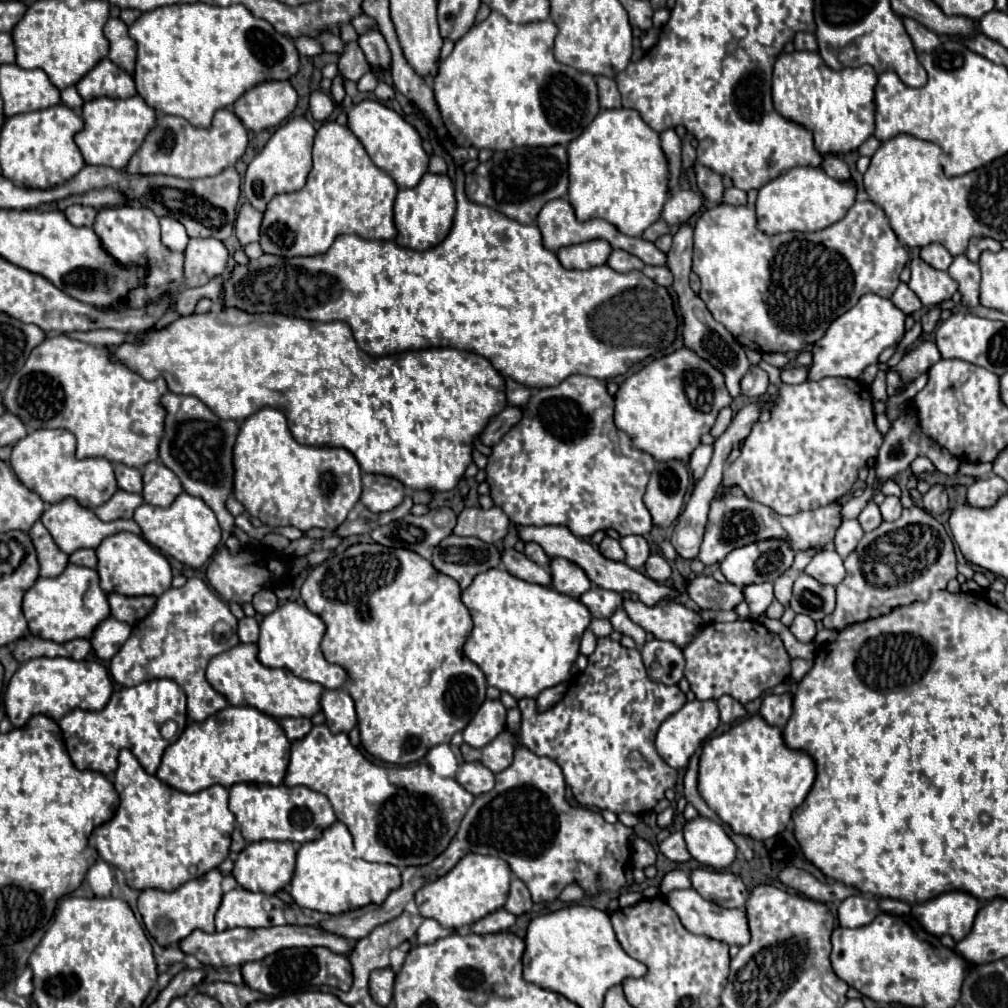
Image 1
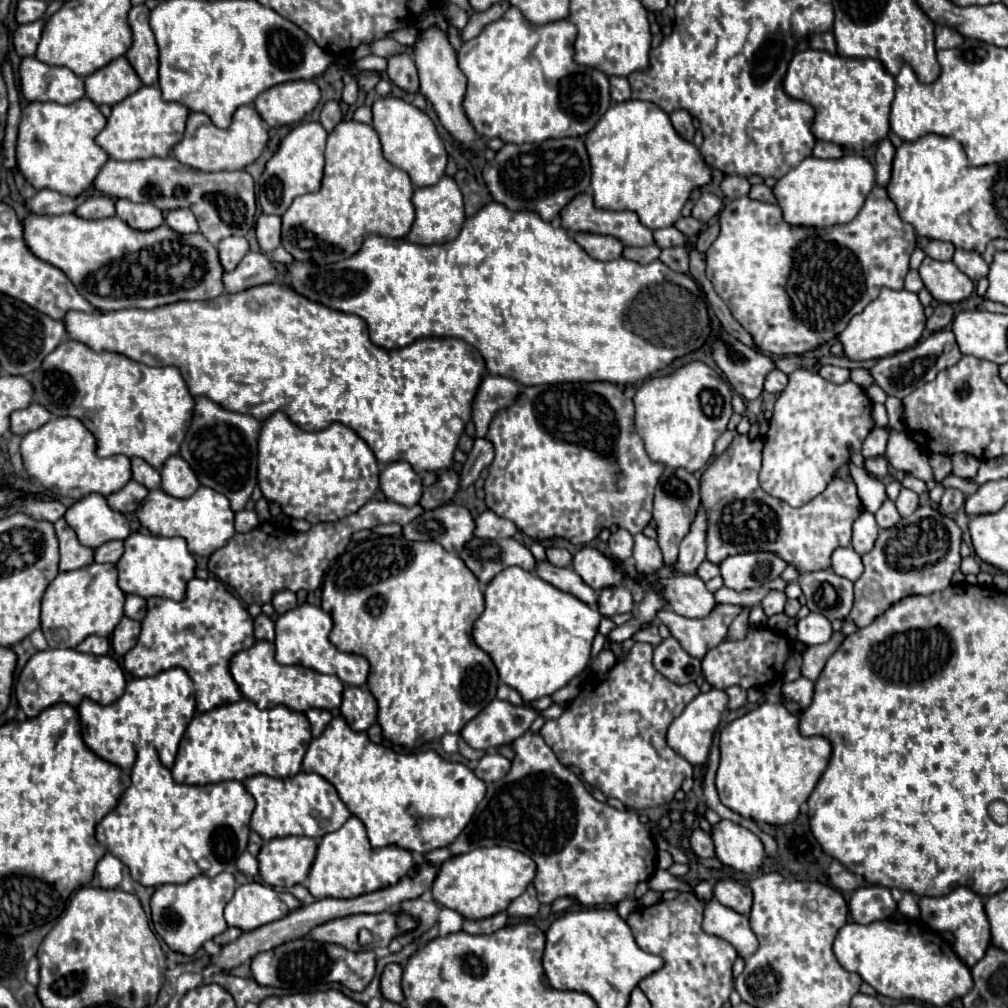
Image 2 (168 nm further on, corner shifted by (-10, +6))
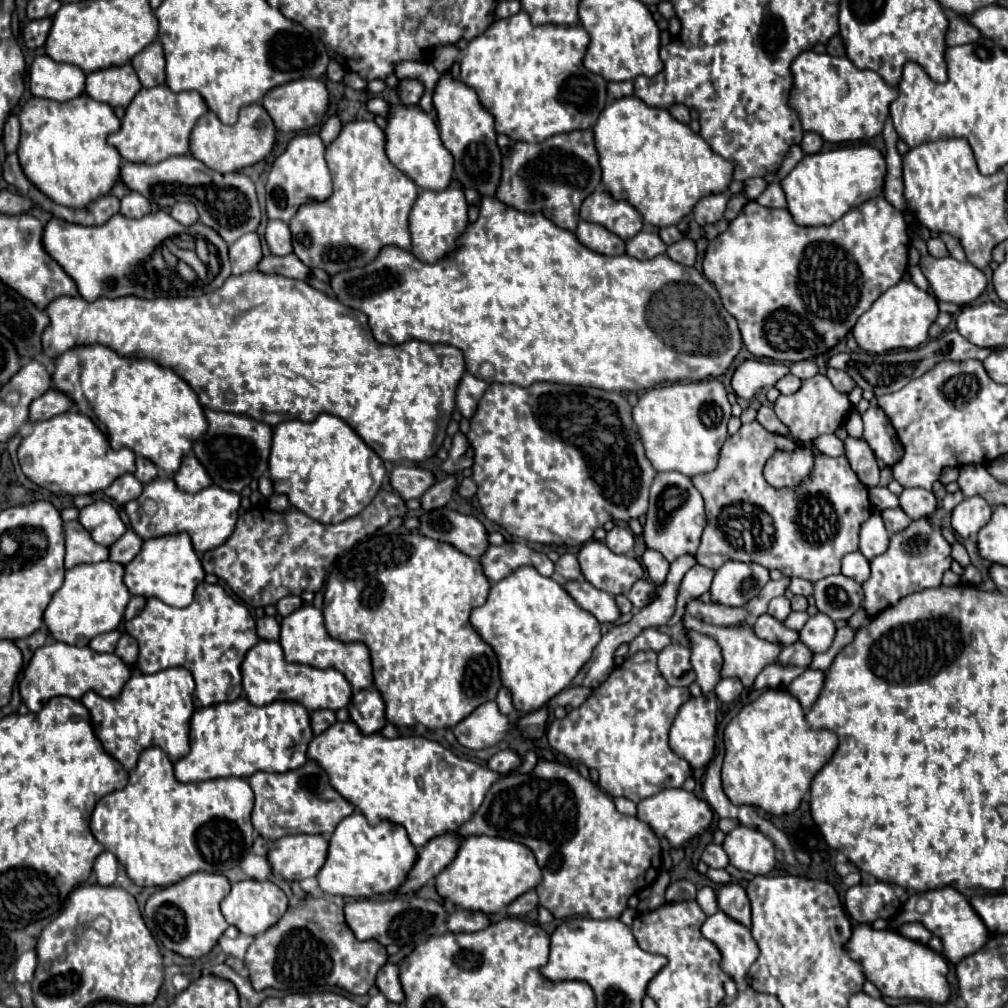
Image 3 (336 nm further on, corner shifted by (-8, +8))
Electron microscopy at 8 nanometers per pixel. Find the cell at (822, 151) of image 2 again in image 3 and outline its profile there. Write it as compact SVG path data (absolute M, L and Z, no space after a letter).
M805 133L803 141L801 141L801 149L803 153L819 153L823 149L823 139L817 133Z

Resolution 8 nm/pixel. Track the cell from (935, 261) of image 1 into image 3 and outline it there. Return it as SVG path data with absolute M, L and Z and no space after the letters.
M931 237L931 239L927 241L927 249L929 249L929 253L931 253L933 257L947 257L947 255L949 255L945 243L943 243L939 237Z

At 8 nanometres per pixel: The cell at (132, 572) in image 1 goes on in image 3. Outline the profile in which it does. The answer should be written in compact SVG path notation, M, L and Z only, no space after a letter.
M187 533L163 535L155 539L145 539L141 551L125 565L125 585L131 595L157 597L171 607L185 607L193 601L195 587L203 581L205 573L201 561L191 545Z

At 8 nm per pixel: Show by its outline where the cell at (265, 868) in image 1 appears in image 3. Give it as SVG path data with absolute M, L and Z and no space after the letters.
M287 835L273 841L267 861L275 875L287 881L315 877L327 855L327 839L323 835Z

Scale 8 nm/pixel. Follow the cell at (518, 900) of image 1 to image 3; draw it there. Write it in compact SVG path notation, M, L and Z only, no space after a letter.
M531 889L527 893L523 893L521 897L517 897L509 907L507 907L507 913L511 917L519 917L519 915L525 915L529 911L537 909L537 893Z

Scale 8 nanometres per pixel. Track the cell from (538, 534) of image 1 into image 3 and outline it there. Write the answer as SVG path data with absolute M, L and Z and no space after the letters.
M699 597L689 601L689 605L685 609L689 615L693 615L705 623L711 623L711 625L737 625L737 623L747 621L747 617L749 617L747 609L743 609L743 607L733 609L727 605L717 605L715 601L703 603Z

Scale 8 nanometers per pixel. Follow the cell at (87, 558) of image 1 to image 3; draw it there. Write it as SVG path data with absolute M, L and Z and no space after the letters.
M129 529L123 537L119 537L119 539L109 547L109 559L127 565L127 563L137 555L137 551L141 549L141 543L143 543L143 539L141 539L133 529Z

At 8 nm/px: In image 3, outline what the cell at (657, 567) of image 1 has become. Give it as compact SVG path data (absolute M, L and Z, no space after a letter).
M657 473L651 485L647 521L643 525L645 545L649 549L659 551L667 561L675 561L685 553L695 555L703 527L705 527L703 497L695 489L691 479L681 473Z

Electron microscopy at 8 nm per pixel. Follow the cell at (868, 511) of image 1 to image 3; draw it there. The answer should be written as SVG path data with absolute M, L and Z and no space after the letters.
M895 507L895 509L883 509L879 515L881 515L881 519L883 519L883 523L885 523L887 531L889 531L889 535L903 531L903 529L911 523L911 519L905 515L905 511L903 511L901 507Z

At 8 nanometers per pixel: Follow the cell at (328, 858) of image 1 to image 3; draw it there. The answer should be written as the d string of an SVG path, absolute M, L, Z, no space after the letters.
M355 811L349 817L345 817L333 831L329 839L327 859L321 871L317 873L317 881L325 895L339 895L339 897L387 895L405 881L415 859L417 851L401 825L381 821L379 825L371 827L365 815Z

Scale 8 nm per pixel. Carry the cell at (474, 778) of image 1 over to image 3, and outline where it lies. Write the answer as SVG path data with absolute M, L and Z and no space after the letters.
M511 749L497 751L497 753L487 761L487 767L493 769L495 773L501 773L501 775L515 771L519 765L521 765L521 757L519 757L515 751L511 751Z

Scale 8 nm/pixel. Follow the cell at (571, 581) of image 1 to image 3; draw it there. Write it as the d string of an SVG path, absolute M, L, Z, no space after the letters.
M587 541L579 553L579 567L583 577L597 589L611 595L629 593L633 583L643 577L639 559L631 555L617 555L601 541Z

